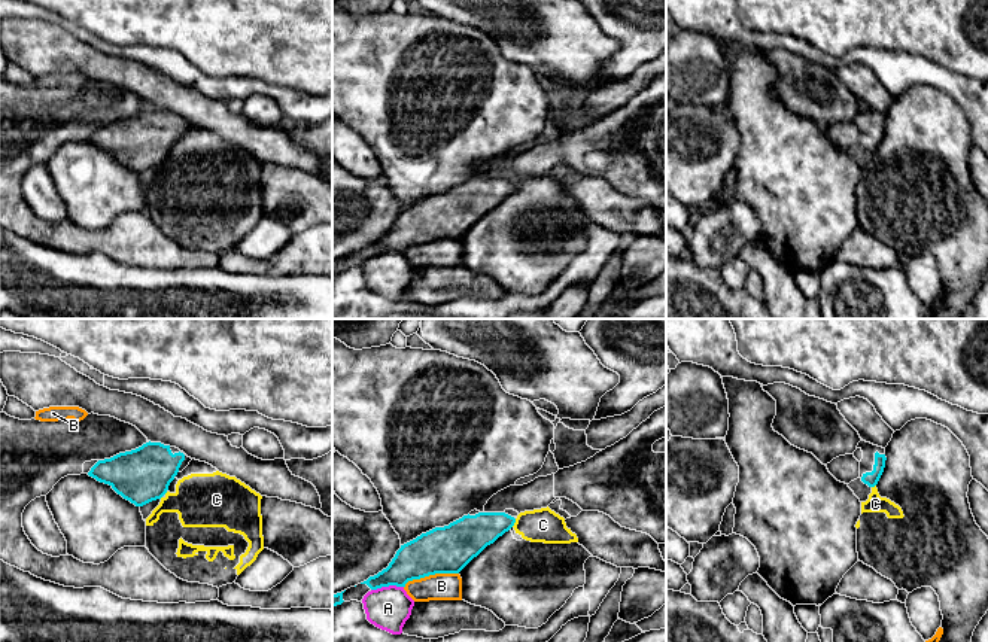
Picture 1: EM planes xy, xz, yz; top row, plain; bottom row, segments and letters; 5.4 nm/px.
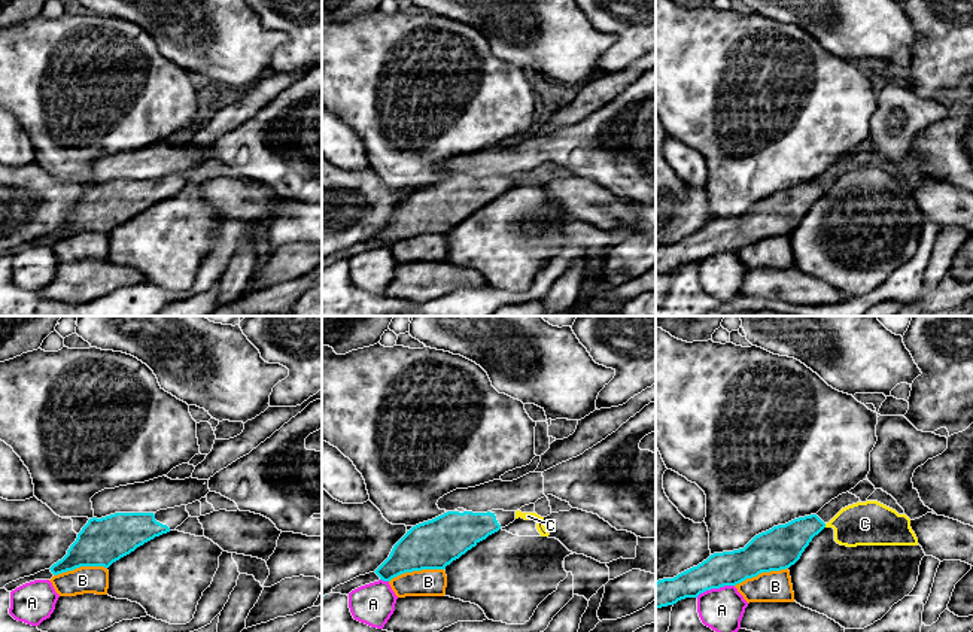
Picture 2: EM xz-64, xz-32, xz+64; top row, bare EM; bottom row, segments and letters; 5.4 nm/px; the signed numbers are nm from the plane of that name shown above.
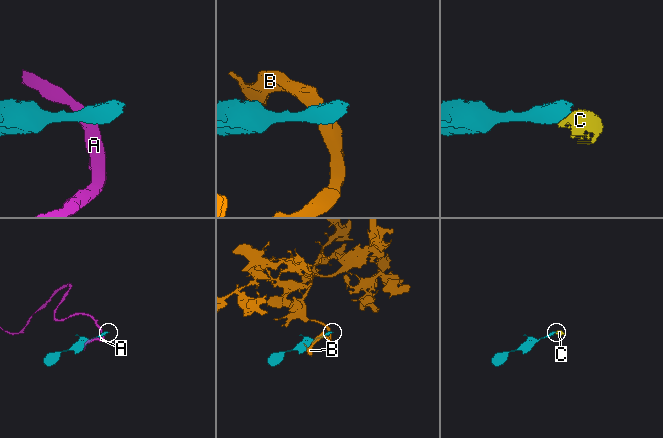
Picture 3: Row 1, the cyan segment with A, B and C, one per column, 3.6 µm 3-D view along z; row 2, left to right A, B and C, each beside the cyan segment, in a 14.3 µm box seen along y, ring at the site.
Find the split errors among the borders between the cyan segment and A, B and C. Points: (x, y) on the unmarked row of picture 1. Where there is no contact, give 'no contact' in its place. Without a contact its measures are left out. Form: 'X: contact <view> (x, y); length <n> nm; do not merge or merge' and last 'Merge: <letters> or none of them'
A: contact xz (386, 252); length 180 nm; do not merge
B: contact xz (429, 240); length 300 nm; do not merge
C: contact xz (514, 188); length 50 nm; do not merge
Merge: none of them

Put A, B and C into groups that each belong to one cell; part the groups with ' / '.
A C / B

